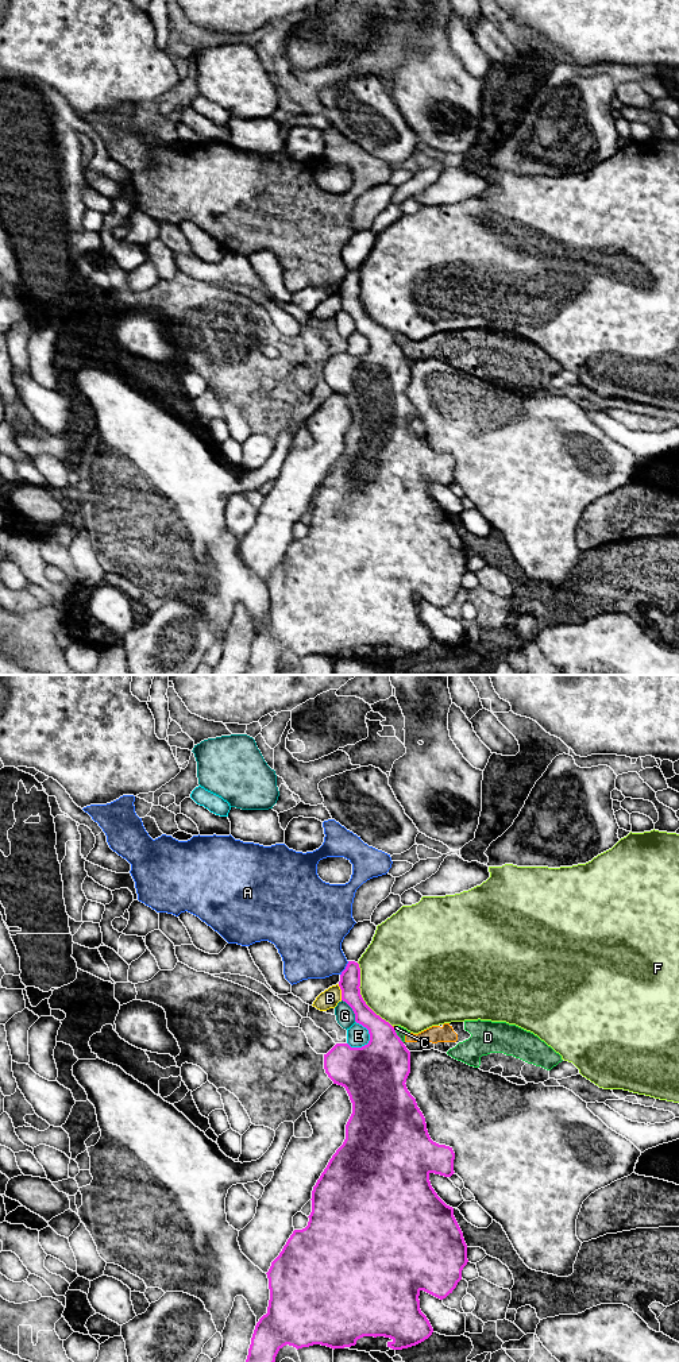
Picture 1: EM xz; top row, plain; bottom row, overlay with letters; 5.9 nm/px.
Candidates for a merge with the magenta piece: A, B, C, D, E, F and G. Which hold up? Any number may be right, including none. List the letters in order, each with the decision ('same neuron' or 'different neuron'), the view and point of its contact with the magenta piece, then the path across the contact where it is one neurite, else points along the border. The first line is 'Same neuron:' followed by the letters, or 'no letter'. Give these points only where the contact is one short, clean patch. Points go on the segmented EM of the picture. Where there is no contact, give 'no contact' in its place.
Same neuron: no letter
A: different neuron; contact xz (346, 968); border xz (348, 961), (340, 975)
B: different neuron; contact xz (342, 992); border xz (338, 984), (342, 999)
C: different neuron; contact xz (393, 1029); border xz (392, 1026), (394, 1030)
D: different neuron; contact xz (398, 1037); border xz (394, 1030), (402, 1042)
E: different neuron; contact xz (369, 1033)
F: different neuron; contact xz (361, 996)
G: different neuron; contact xz (352, 1010); border xz (342, 999), (351, 1009), (355, 1021)

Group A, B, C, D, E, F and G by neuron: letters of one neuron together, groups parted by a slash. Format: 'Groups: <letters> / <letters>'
Groups: A / B / C D / E / F / G

